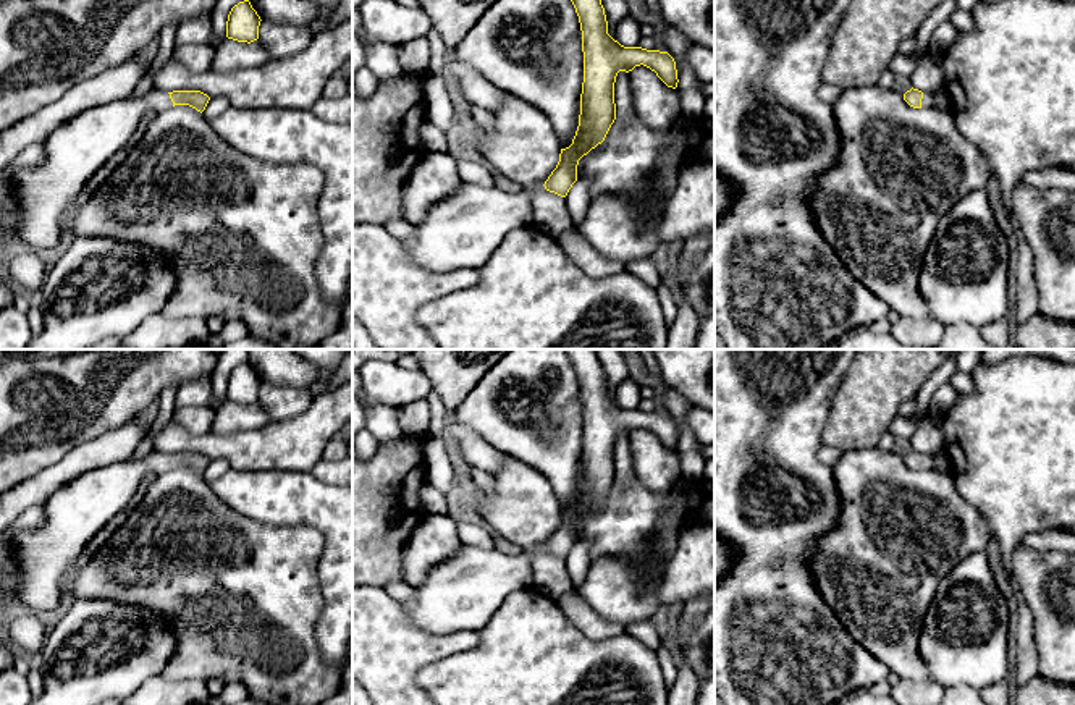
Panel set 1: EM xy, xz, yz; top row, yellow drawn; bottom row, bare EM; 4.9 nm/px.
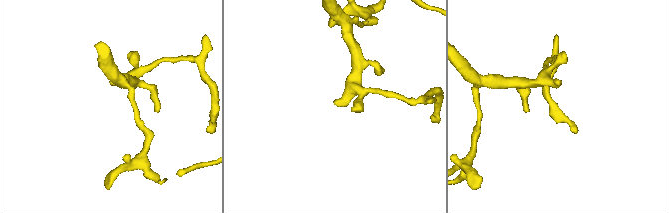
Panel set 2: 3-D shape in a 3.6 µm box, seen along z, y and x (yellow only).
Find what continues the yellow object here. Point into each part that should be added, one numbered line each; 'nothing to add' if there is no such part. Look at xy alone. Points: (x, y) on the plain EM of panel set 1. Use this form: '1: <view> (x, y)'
1: xy (46, 557)

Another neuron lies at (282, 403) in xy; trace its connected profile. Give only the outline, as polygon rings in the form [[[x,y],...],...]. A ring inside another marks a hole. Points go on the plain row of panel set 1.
[[[262,382],[259,403],[267,409],[272,420],[289,420],[304,414],[314,401],[309,388],[276,386]]]

